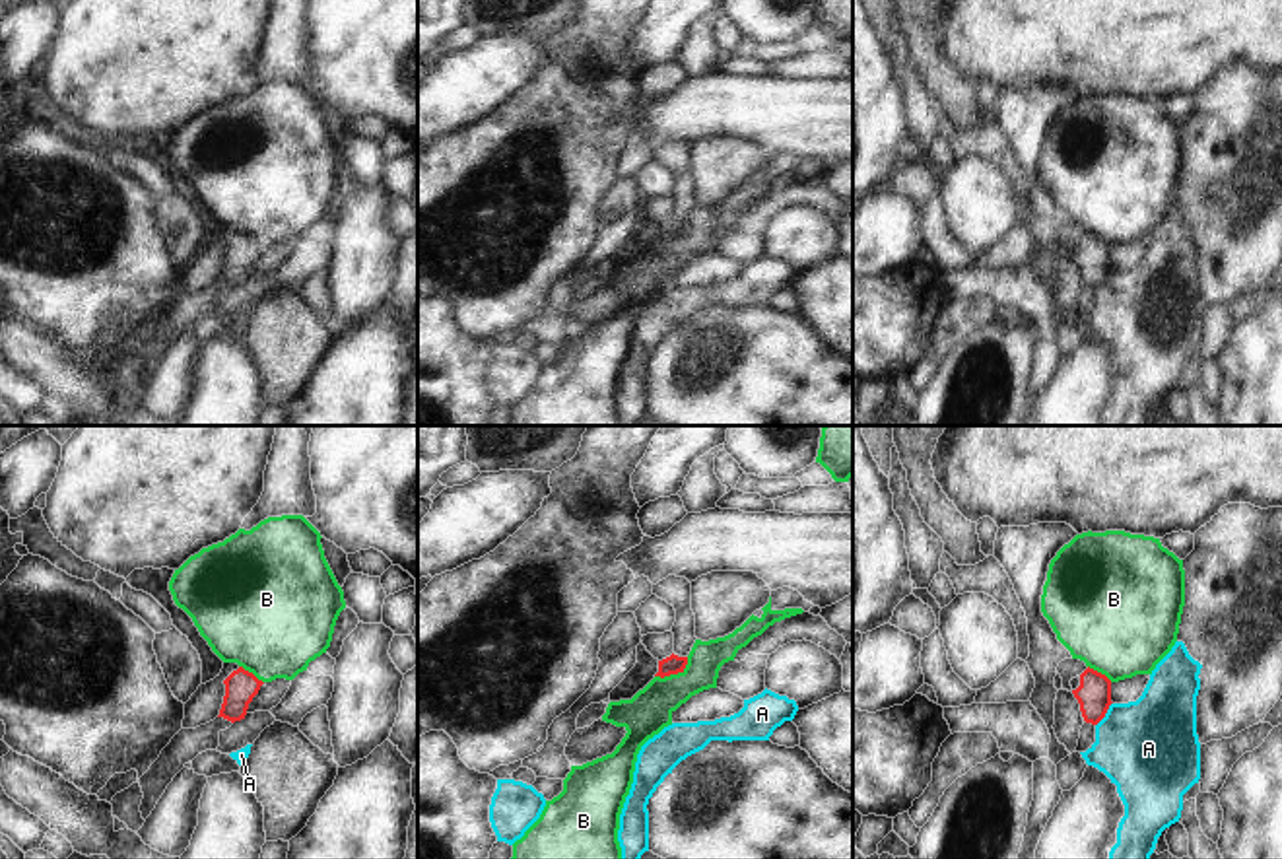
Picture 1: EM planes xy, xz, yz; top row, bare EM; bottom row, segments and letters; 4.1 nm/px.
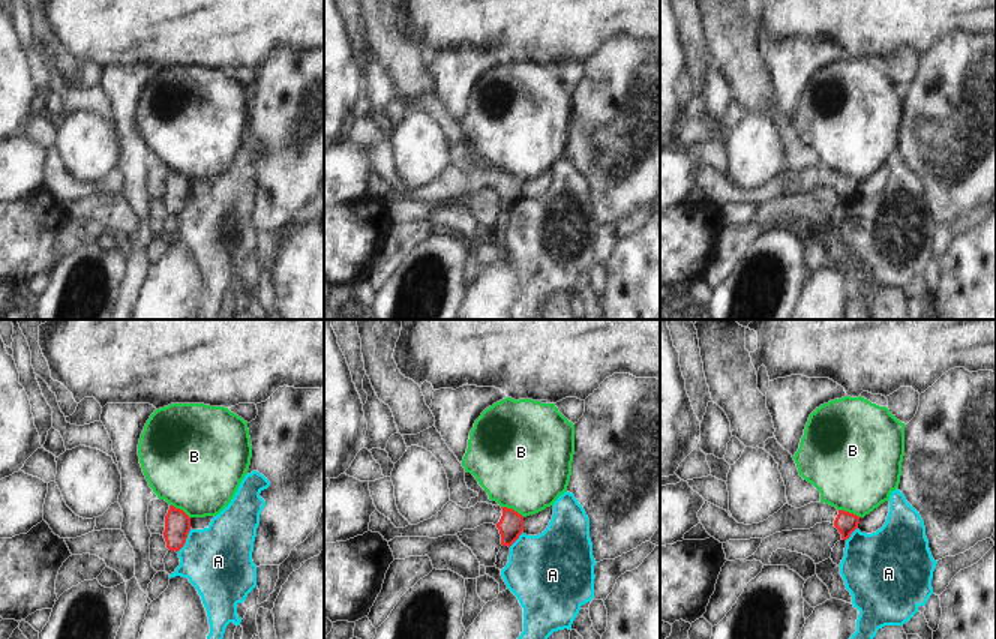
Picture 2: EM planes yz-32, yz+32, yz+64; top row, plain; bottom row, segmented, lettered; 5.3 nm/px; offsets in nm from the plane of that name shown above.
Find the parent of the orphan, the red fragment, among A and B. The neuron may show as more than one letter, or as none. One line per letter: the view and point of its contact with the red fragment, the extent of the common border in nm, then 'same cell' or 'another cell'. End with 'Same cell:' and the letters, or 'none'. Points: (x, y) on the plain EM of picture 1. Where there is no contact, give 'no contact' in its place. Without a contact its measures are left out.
A: contact yz (1106, 276); length 120 nm; another cell
B: contact xz (674, 238); length 170 nm; another cell
Same cell: none

